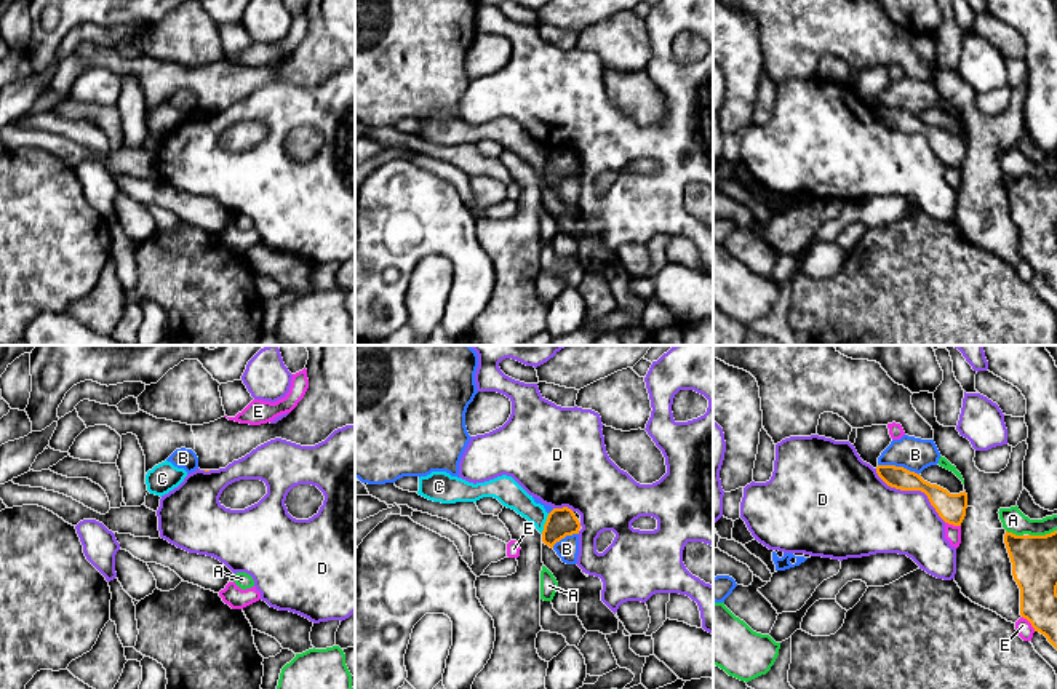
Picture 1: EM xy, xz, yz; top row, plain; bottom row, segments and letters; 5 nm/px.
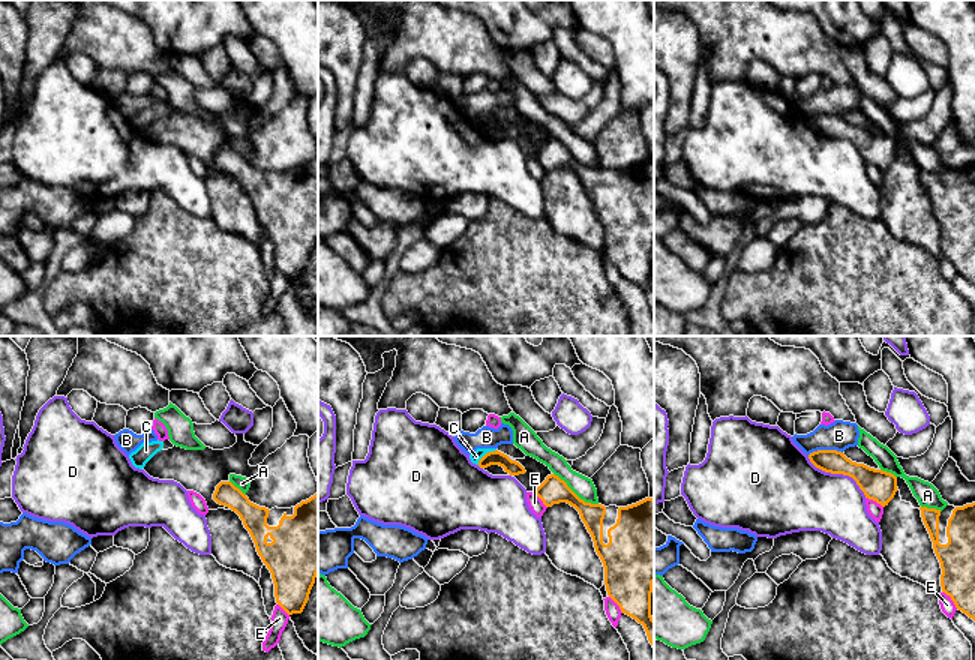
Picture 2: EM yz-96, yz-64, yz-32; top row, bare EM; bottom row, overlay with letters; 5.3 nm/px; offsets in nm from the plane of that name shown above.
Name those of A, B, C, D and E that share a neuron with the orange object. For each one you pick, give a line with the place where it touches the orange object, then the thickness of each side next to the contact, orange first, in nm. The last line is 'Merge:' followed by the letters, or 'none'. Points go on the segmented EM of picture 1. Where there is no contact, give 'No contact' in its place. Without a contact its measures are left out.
Merge: none

